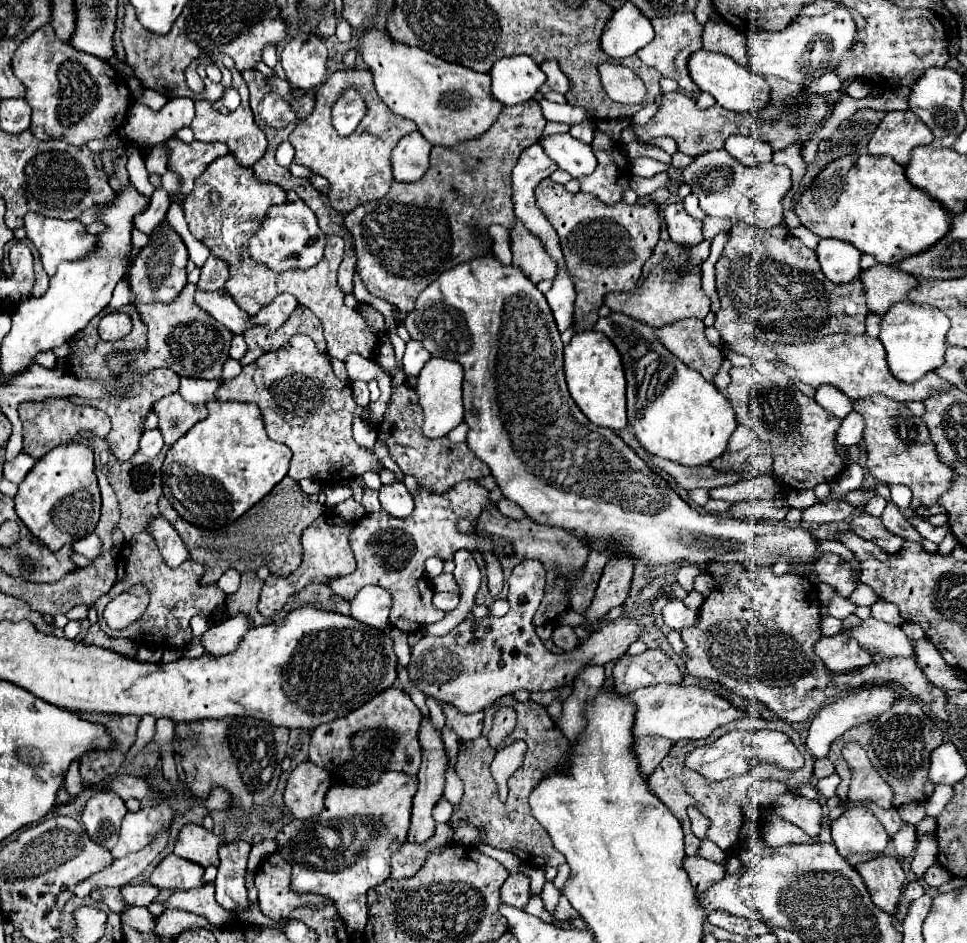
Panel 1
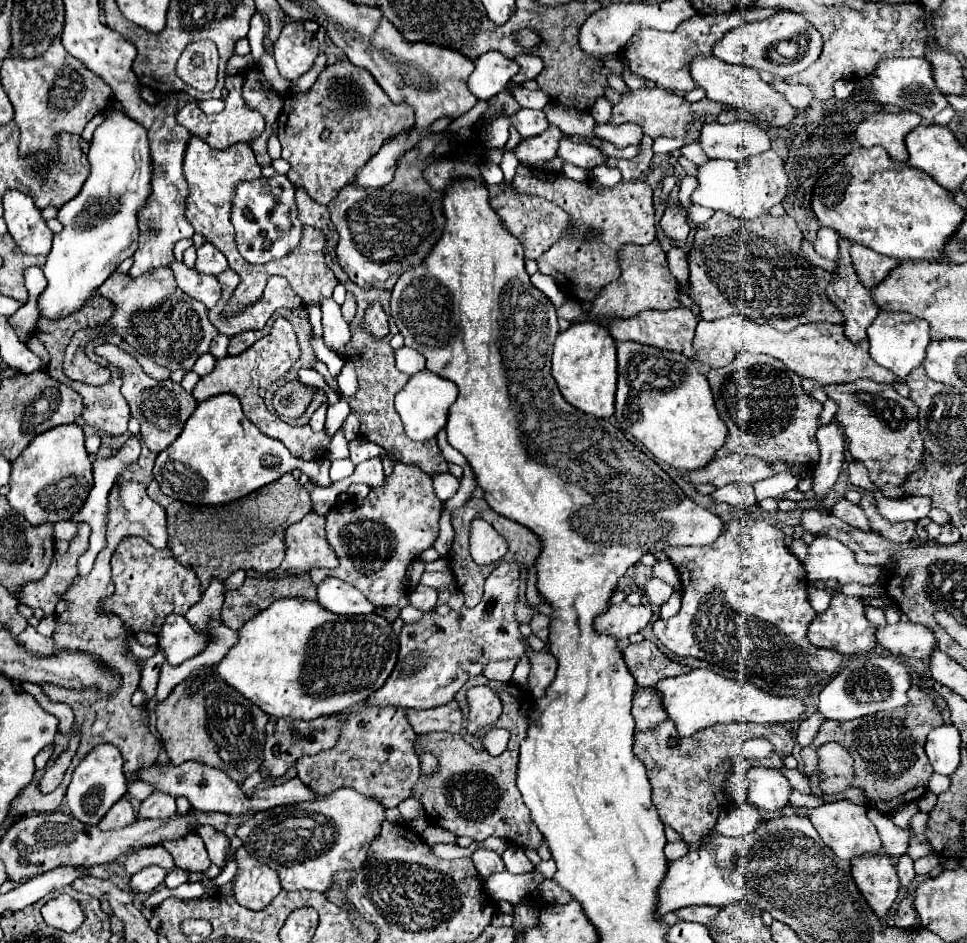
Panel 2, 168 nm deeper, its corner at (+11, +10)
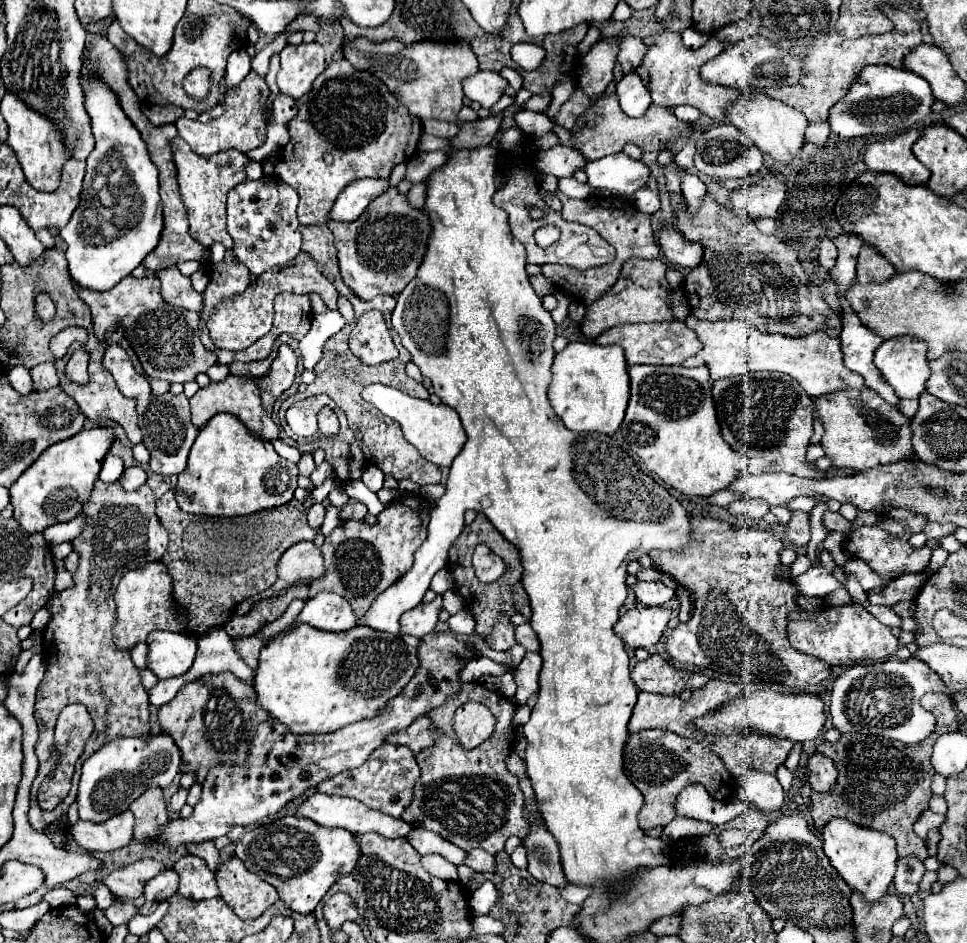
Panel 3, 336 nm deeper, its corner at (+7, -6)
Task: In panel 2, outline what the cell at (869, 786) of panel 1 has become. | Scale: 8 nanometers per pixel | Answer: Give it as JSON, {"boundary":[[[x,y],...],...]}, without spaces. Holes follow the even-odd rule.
{"boundary":[[[828,742],[818,748],[818,770],[822,774],[820,788],[824,794],[840,794],[850,788],[854,776],[852,756],[838,744]]]}

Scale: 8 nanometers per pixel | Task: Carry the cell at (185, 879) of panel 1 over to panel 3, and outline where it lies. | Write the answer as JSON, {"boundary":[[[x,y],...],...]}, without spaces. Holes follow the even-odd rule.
{"boundary":[[[144,858],[134,864],[128,864],[110,876],[106,876],[102,882],[110,888],[114,896],[124,896],[124,898],[138,898],[142,896],[144,884],[158,876],[158,872],[166,870],[166,866],[154,858]]]}

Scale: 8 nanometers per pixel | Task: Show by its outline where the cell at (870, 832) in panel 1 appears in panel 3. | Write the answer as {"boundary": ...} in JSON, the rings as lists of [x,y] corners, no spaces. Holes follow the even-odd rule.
{"boundary":[[[832,818],[820,830],[820,836],[824,840],[824,852],[830,858],[830,864],[836,868],[836,872],[846,880],[850,888],[862,892],[868,902],[874,902],[888,892],[898,860],[892,836],[874,832],[870,828],[862,828],[844,818]]]}

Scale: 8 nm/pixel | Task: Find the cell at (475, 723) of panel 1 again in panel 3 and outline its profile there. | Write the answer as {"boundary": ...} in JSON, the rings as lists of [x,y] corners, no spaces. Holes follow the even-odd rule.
{"boundary":[[[420,716],[406,732],[390,734],[390,736],[386,738],[386,742],[404,744],[404,746],[408,746],[414,754],[418,754],[418,752],[422,752],[424,748],[430,748],[430,746],[436,744],[432,720],[430,720],[428,716]]]}

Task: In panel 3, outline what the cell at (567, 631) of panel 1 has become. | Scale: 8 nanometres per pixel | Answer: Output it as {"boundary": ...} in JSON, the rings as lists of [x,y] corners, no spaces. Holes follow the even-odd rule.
{"boundary":[[[530,624],[516,626],[516,642],[520,642],[528,652],[540,652],[540,640]]]}

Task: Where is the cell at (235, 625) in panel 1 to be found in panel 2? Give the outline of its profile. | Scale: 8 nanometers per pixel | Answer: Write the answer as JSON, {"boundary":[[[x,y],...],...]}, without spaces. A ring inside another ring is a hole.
{"boundary":[[[170,614],[158,632],[158,646],[164,652],[166,662],[178,666],[184,660],[200,654],[206,648],[206,638],[198,634],[184,616]]]}

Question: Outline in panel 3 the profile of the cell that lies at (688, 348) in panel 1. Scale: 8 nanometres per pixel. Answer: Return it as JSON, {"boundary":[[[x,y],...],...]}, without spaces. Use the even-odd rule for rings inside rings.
{"boundary":[[[680,320],[650,322],[650,324],[624,324],[624,326],[606,330],[594,342],[622,346],[626,352],[628,366],[634,366],[634,364],[682,364],[682,360],[688,360],[702,348],[702,342],[698,340],[698,336]]]}

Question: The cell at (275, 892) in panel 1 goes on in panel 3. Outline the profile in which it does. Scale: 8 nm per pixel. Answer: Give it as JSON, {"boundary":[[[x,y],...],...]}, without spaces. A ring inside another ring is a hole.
{"boundary":[[[236,856],[220,864],[216,880],[222,900],[242,920],[254,920],[262,916],[262,912],[278,900],[276,888],[252,874]]]}

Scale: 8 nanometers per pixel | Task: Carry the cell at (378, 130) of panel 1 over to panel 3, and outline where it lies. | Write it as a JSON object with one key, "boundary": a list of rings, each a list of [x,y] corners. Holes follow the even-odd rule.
{"boundary":[[[336,60],[336,62],[332,62],[332,64],[318,76],[318,80],[314,80],[312,90],[310,90],[306,96],[298,98],[296,102],[298,102],[300,112],[298,112],[298,116],[290,122],[290,142],[280,150],[280,160],[278,160],[278,164],[276,164],[276,174],[278,174],[278,178],[282,178],[288,186],[292,186],[292,188],[298,192],[298,196],[300,196],[300,204],[298,204],[298,220],[300,220],[300,224],[326,224],[326,222],[328,222],[328,216],[330,216],[330,210],[332,210],[332,206],[334,206],[334,202],[336,202],[336,198],[338,198],[338,194],[342,192],[342,188],[346,188],[352,180],[366,178],[366,176],[388,178],[388,176],[390,176],[390,170],[392,170],[398,162],[404,162],[404,160],[408,158],[408,152],[410,152],[410,156],[412,156],[412,154],[416,152],[416,148],[418,148],[418,140],[420,140],[420,134],[422,134],[422,122],[420,122],[418,118],[410,116],[408,110],[402,108],[402,104],[398,104],[398,102],[394,100],[394,96],[388,92],[388,88],[386,88],[380,80],[376,80],[376,78],[370,76],[368,72],[358,72],[358,70],[354,70],[346,60]]]}

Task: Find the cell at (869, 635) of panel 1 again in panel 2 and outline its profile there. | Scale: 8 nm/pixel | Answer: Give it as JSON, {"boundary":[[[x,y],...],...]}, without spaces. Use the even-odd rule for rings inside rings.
{"boundary":[[[900,622],[894,626],[882,626],[876,632],[878,644],[886,650],[900,654],[904,658],[920,658],[926,660],[936,650],[934,632],[922,624],[914,622]]]}

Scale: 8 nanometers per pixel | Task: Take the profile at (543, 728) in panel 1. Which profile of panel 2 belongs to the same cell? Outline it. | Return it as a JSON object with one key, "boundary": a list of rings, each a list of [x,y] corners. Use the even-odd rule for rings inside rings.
{"boundary":[[[486,680],[486,686],[490,686],[502,700],[502,716],[498,718],[498,728],[508,728],[508,748],[500,756],[490,756],[484,750],[482,742],[476,736],[470,736],[468,732],[464,736],[462,732],[430,732],[426,736],[418,736],[414,750],[417,754],[422,751],[434,754],[438,758],[438,770],[432,778],[420,774],[420,780],[414,786],[414,798],[422,802],[424,812],[434,826],[450,830],[456,836],[470,836],[476,842],[482,842],[490,836],[500,836],[506,838],[510,844],[518,844],[520,848],[538,848],[544,836],[532,822],[530,810],[526,808],[516,788],[518,748],[526,736],[522,692],[512,682],[502,684]]]}

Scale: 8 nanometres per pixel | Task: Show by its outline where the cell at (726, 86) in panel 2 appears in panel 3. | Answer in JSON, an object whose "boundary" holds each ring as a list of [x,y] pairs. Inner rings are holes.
{"boundary":[[[760,90],[746,92],[744,98],[734,100],[730,104],[730,108],[724,110],[724,114],[726,114],[726,122],[730,122],[738,130],[742,130],[762,152],[772,156],[782,166],[788,164],[804,144],[804,130],[808,126],[806,116],[802,116],[802,112],[790,108],[788,104],[766,96]]]}

